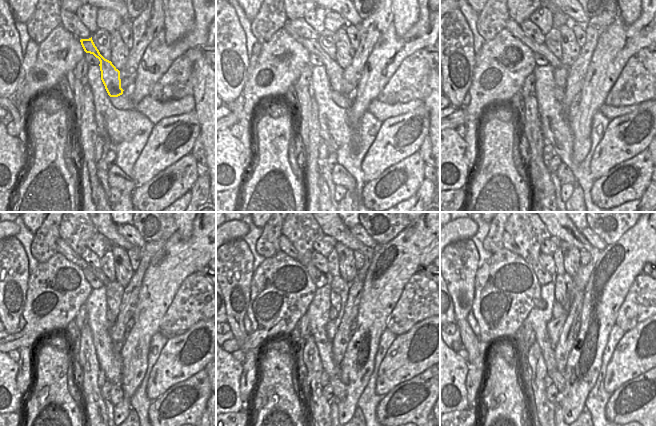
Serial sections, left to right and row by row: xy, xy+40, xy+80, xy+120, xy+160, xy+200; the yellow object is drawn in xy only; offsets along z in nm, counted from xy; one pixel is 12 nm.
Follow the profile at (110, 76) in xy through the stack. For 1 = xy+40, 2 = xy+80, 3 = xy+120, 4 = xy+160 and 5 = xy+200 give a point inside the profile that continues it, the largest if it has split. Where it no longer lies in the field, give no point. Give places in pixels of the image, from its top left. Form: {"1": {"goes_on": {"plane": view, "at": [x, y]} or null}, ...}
{"1": {"goes_on": {"plane": "xy+40", "at": [335, 73]}}, "2": {"goes_on": {"plane": "xy+80", "at": [511, 25]}}, "3": {"goes_on": {"plane": "xy+120", "at": [62, 248]}}, "4": {"goes_on": {"plane": "xy+160", "at": [286, 246]}}, "5": {"goes_on": {"plane": "xy+200", "at": [508, 243]}}}

